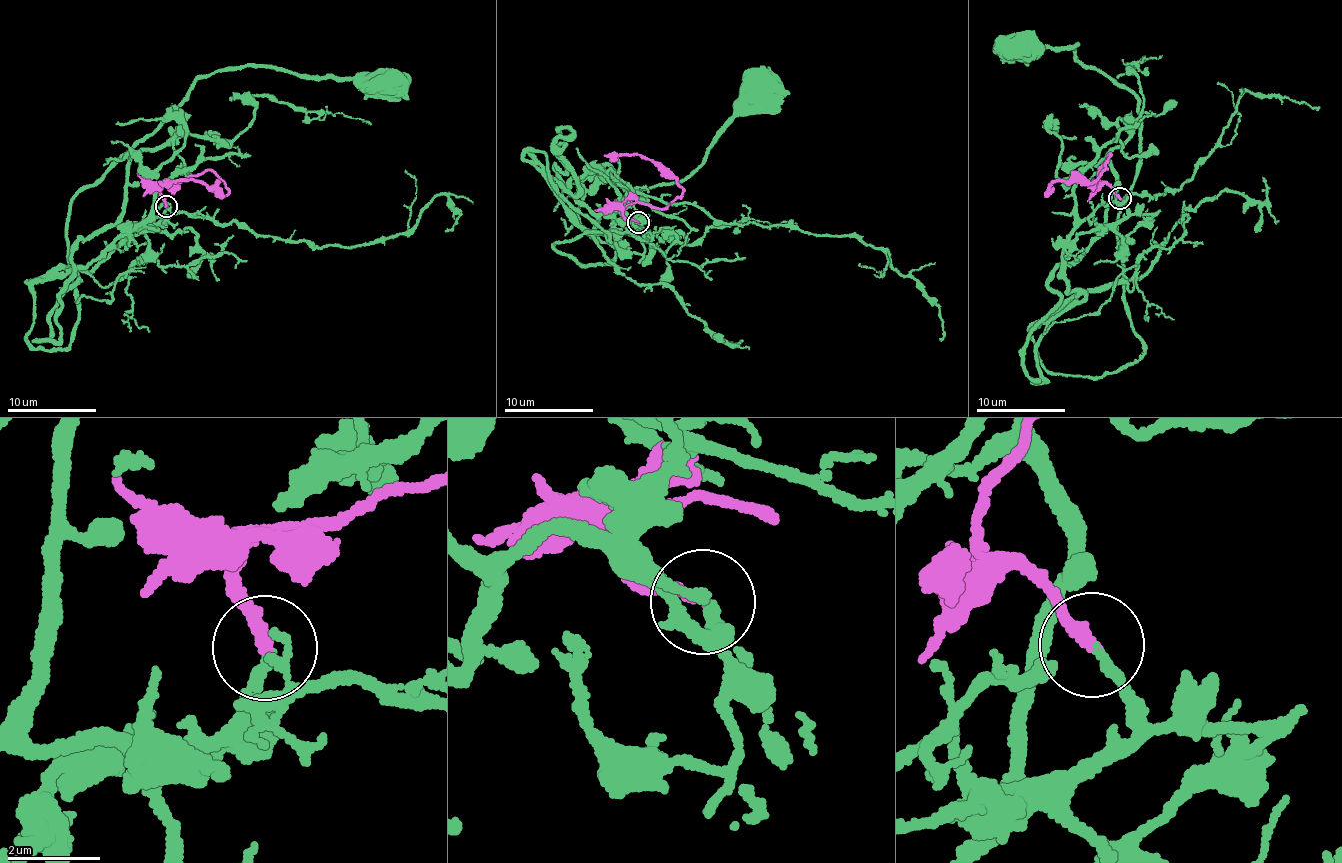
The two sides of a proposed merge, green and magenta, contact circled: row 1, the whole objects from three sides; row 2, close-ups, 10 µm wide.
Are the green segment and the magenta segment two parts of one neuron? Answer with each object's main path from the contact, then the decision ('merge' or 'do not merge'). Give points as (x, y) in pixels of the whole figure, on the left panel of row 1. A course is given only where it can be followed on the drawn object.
green via (165, 208), (157, 229), (46, 273), (23, 339), (70, 341), (69, 203), (198, 79), (283, 68), (391, 89) | magenta via (165, 205), (162, 186), (208, 170), (215, 172), (227, 190), (221, 196), (204, 183), (158, 181) | merge

